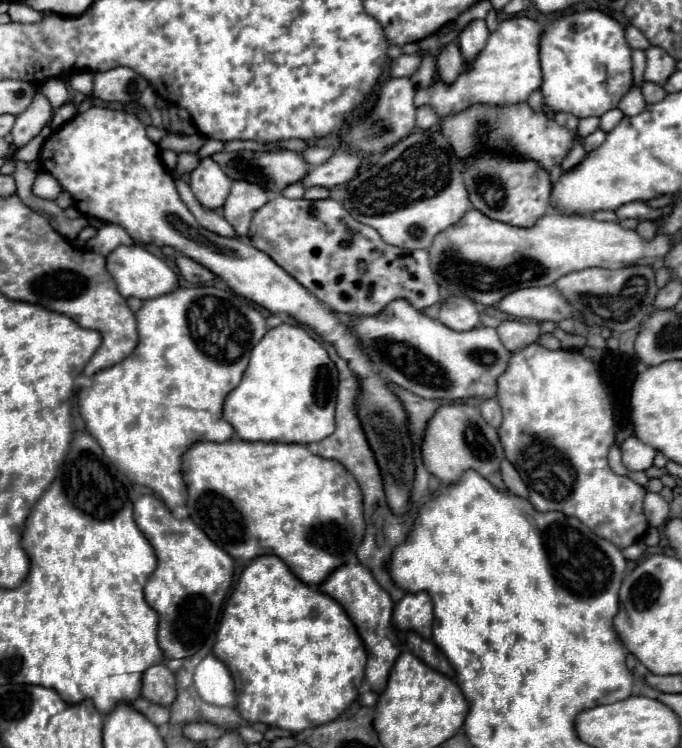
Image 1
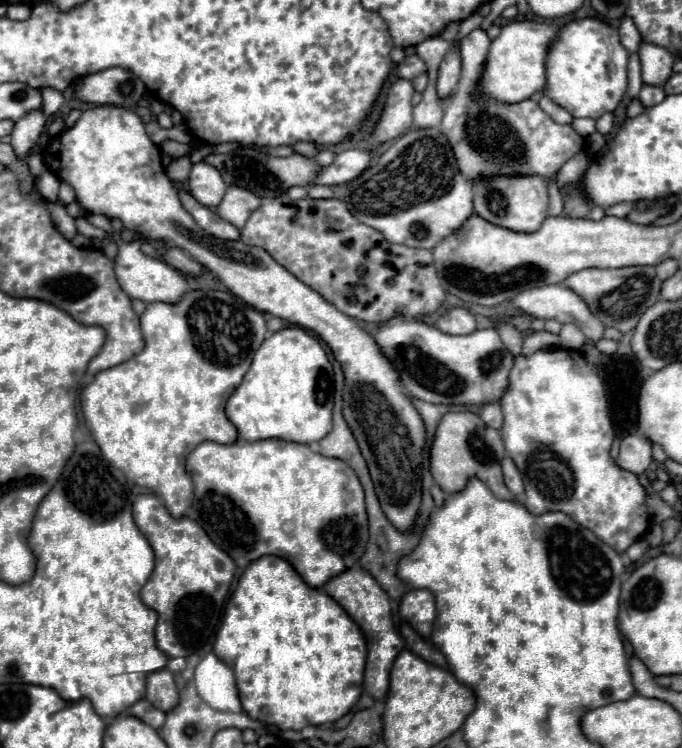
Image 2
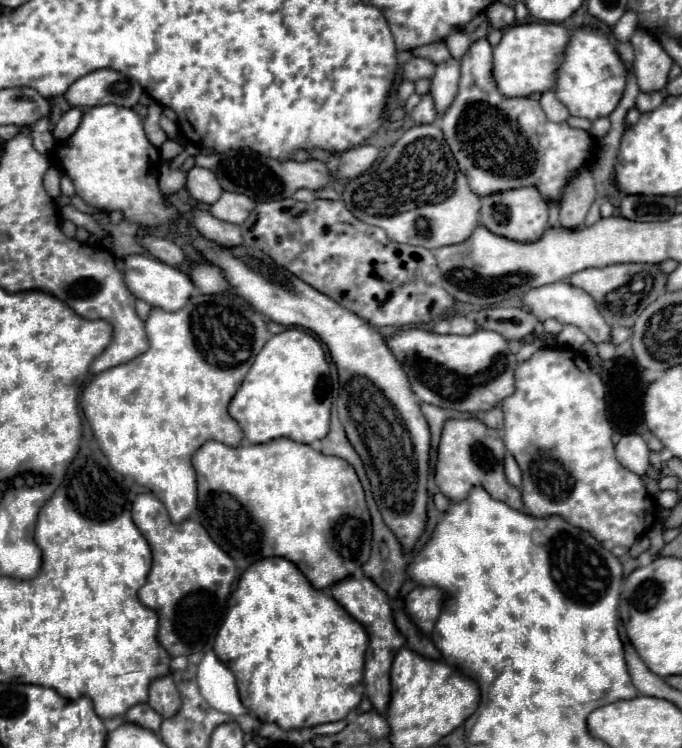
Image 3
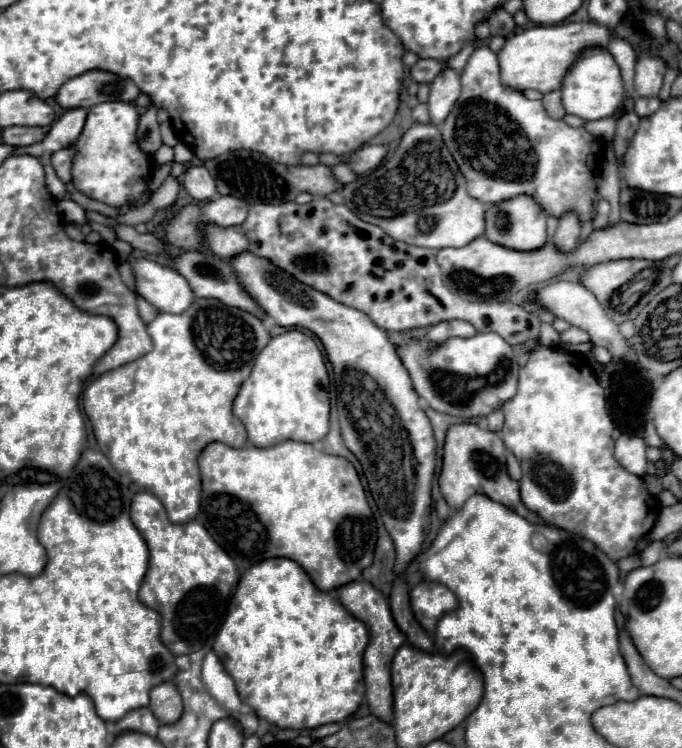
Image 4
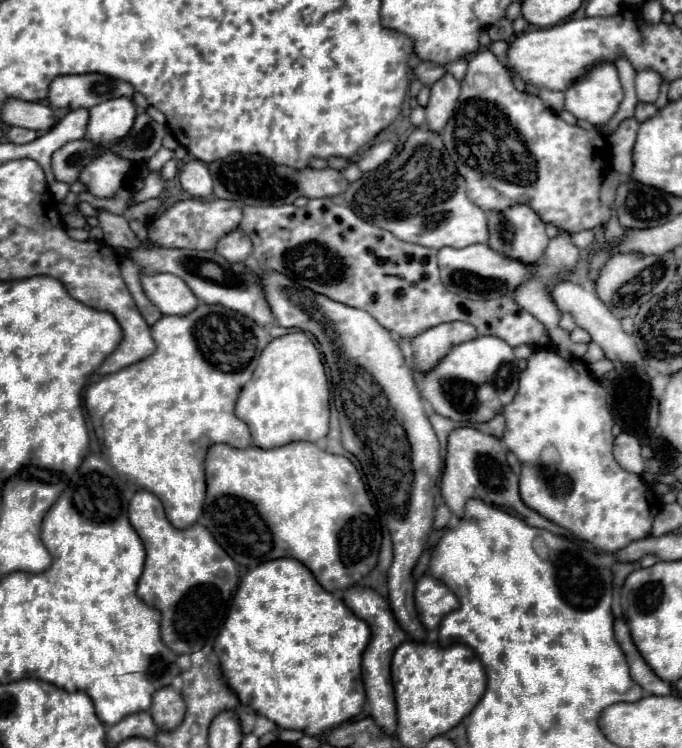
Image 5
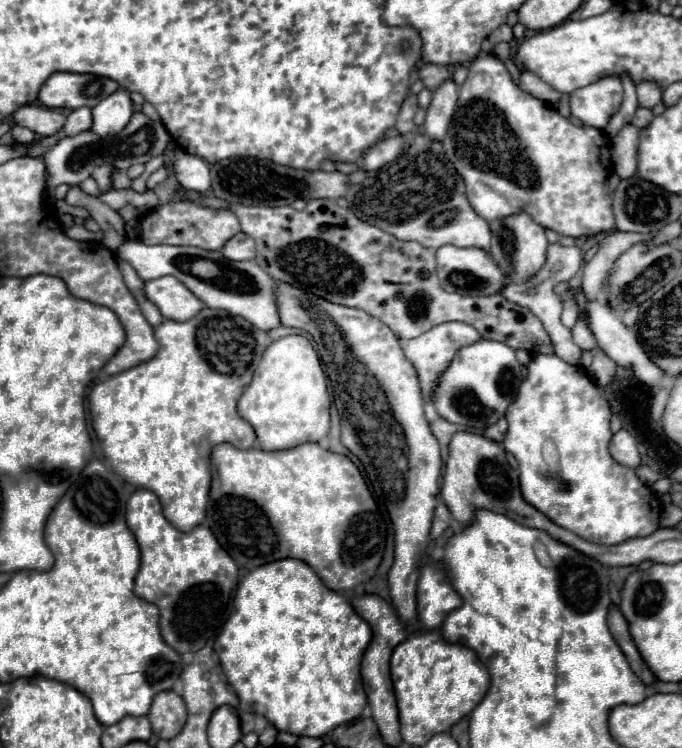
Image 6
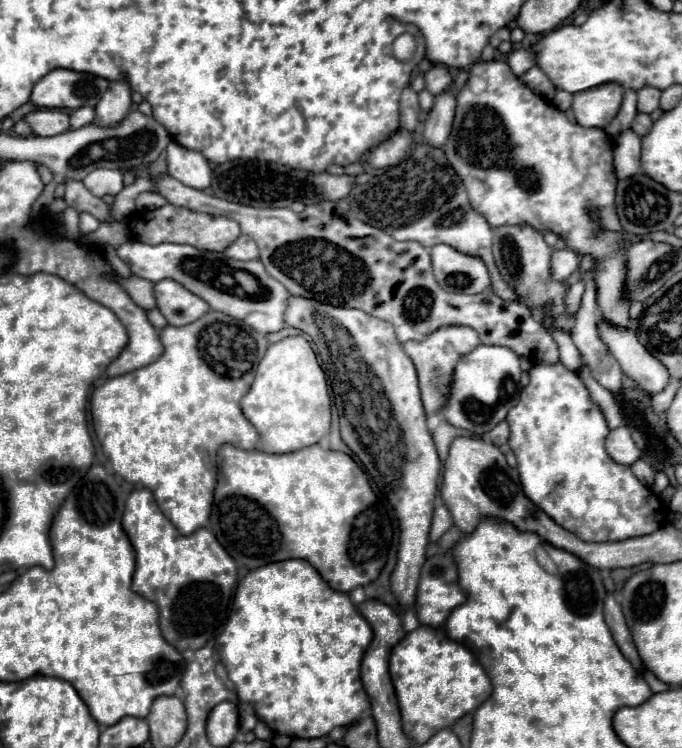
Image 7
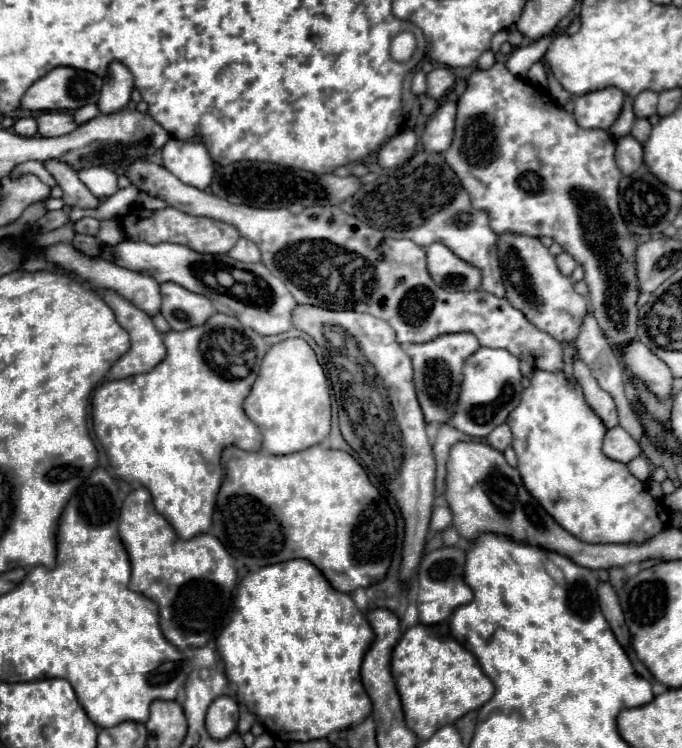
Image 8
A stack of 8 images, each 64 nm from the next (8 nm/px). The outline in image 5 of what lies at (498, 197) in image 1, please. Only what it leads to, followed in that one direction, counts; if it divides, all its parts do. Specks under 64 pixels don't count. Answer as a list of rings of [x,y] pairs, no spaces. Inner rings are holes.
[[[518,204],[516,208],[508,208],[504,212],[490,212],[488,214],[488,230],[490,230],[488,246],[492,250],[502,254],[504,258],[518,260],[518,262],[530,264],[530,266],[536,266],[542,260],[544,250],[550,240],[544,232],[544,222],[526,204]]]

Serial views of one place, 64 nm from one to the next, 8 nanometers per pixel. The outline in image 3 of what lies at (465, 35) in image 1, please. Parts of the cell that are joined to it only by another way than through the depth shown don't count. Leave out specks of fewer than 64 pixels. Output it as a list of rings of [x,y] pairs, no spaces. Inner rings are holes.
[[[486,38],[474,42],[462,58],[458,96],[438,126],[458,160],[458,168],[466,174],[470,190],[480,198],[534,186],[546,202],[560,202],[566,184],[590,164],[596,152],[596,140],[586,130],[572,128],[566,122],[550,122],[546,114],[542,130],[542,106],[538,100],[506,98],[498,92],[492,48]]]

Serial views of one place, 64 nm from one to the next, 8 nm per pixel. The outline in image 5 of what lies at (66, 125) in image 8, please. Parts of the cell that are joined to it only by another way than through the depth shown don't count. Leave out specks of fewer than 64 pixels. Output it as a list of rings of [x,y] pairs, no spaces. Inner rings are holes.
[[[8,100],[2,106],[2,122],[6,126],[22,126],[36,132],[48,132],[56,124],[56,116],[46,104]]]

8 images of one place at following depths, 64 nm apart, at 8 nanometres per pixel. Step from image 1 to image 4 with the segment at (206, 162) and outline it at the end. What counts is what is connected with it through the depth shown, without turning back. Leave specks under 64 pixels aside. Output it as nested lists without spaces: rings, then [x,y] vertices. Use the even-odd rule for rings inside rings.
[[[192,164],[186,172],[184,172],[184,180],[182,186],[186,188],[186,192],[200,202],[212,200],[216,196],[216,184],[212,180],[212,176],[208,174],[208,170],[204,166]]]

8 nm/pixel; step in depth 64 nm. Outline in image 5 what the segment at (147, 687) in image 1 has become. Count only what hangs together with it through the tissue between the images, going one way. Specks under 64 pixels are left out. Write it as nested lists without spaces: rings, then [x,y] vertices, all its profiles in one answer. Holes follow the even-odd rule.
[[[172,686],[160,688],[152,696],[150,716],[160,732],[172,732],[182,724],[186,716],[186,704]]]

